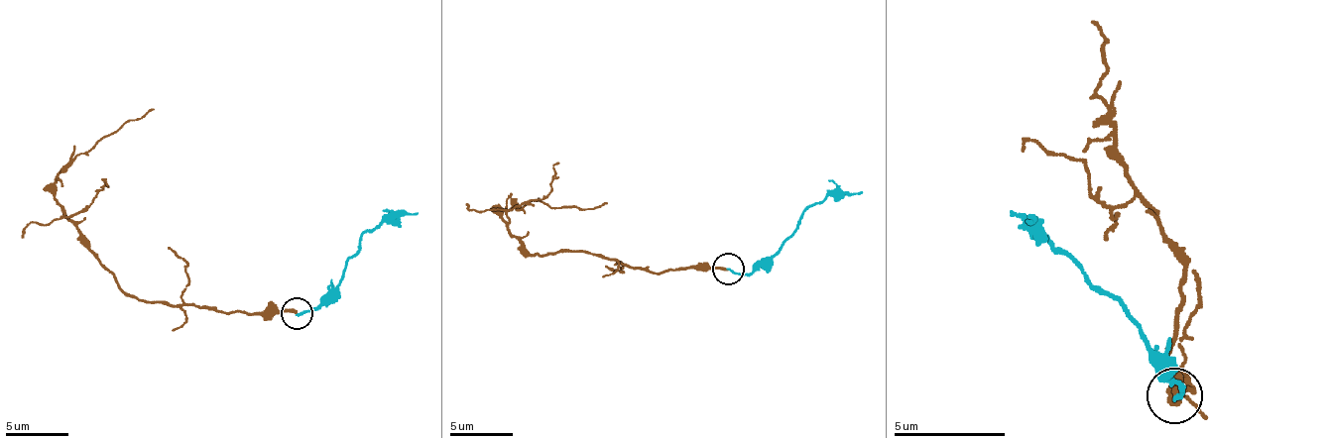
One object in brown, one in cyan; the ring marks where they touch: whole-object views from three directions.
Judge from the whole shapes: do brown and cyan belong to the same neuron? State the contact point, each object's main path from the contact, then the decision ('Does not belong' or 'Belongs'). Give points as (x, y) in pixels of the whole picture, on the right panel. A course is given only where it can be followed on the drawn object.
Place: (1174, 395). Course of brown: (1173, 397), (1195, 391), (1167, 364), (1185, 266), (1129, 174), (1118, 136), (1098, 98), (1108, 41), (1093, 20). Course of cyan: (1173, 397), (1182, 392), (1174, 372), (1056, 247), (1027, 222). Does not belong

